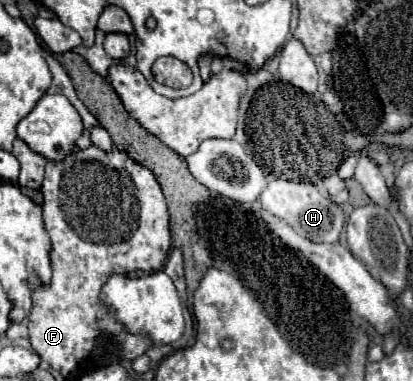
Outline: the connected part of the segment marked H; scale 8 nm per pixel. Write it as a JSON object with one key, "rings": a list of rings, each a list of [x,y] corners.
{"rings":[[[271,181],[261,193],[261,205],[271,211],[277,219],[287,221],[303,239],[313,243],[337,243],[345,225],[345,211],[341,205],[333,205],[329,199],[321,197],[315,185],[295,183],[295,181]]]}

